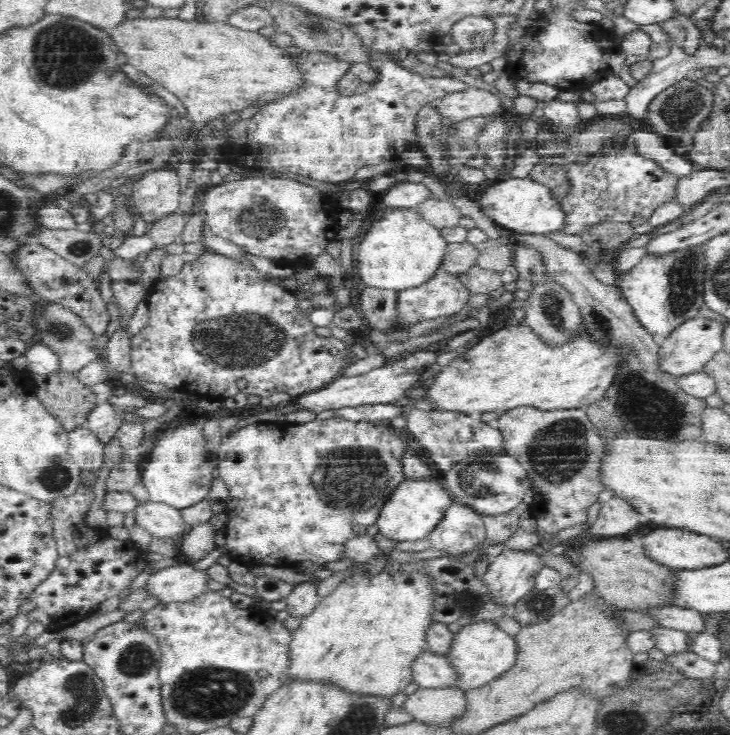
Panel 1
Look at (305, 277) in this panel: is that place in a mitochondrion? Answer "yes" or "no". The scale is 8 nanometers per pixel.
no

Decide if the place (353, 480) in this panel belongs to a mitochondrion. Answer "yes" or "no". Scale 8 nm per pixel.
yes

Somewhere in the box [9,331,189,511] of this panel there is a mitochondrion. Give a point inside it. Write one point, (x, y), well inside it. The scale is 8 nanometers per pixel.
(54, 475)

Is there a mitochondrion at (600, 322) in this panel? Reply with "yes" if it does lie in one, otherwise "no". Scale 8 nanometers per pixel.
yes

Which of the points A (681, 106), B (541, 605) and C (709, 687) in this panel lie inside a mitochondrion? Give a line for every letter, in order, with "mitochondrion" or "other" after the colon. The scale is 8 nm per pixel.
A: mitochondrion
B: mitochondrion
C: other

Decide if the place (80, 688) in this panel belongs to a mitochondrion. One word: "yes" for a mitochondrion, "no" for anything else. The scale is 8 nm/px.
yes

